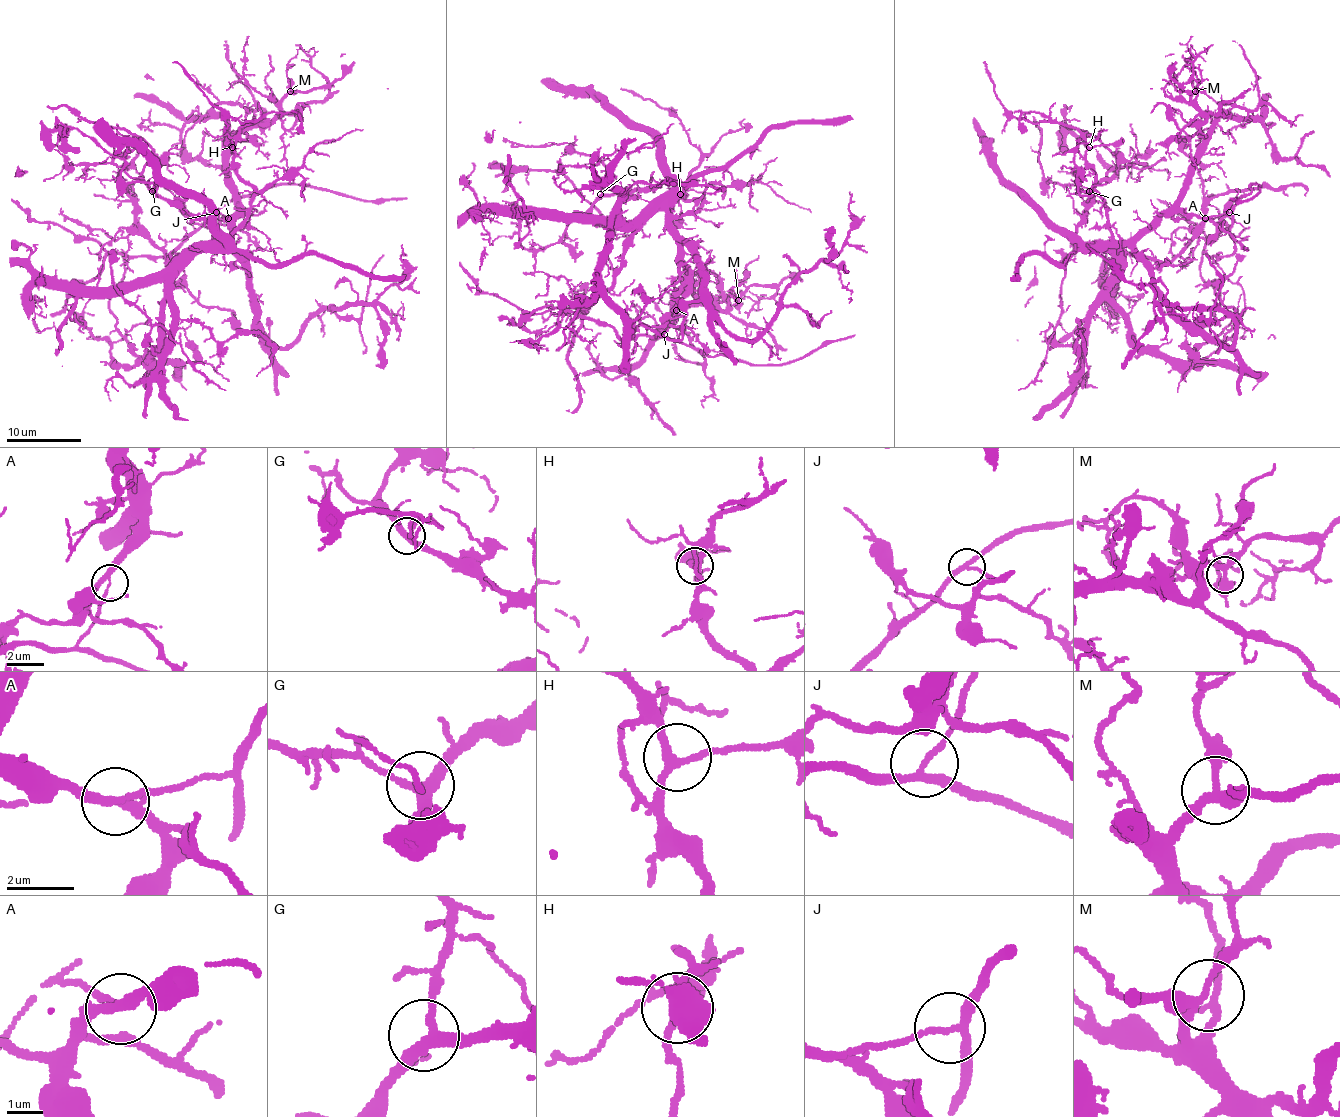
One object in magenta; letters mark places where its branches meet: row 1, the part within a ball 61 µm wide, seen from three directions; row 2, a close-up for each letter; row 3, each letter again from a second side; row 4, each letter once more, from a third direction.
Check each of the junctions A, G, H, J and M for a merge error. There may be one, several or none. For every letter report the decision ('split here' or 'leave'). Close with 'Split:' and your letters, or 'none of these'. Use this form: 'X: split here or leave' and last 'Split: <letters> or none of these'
A: split here
G: leave
H: leave
J: leave
M: leave
Split: A

